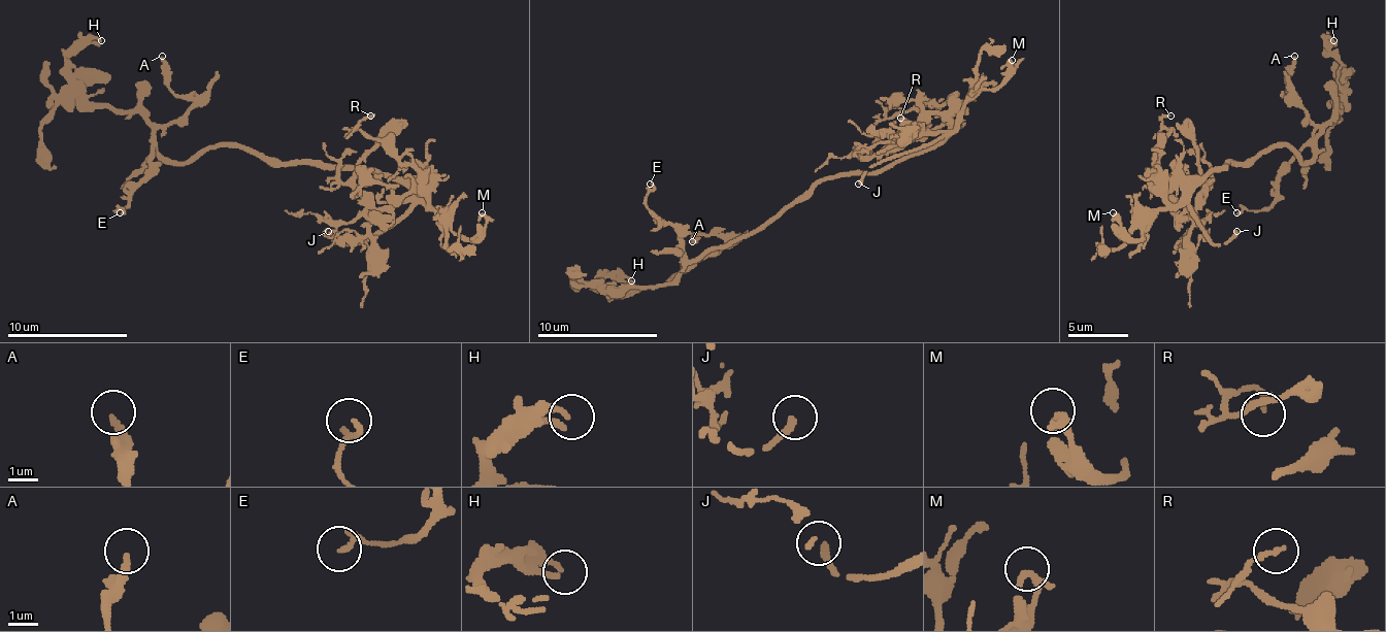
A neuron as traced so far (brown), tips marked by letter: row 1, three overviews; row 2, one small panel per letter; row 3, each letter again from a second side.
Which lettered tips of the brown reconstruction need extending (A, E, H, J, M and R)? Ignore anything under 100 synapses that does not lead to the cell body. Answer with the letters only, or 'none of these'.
J

